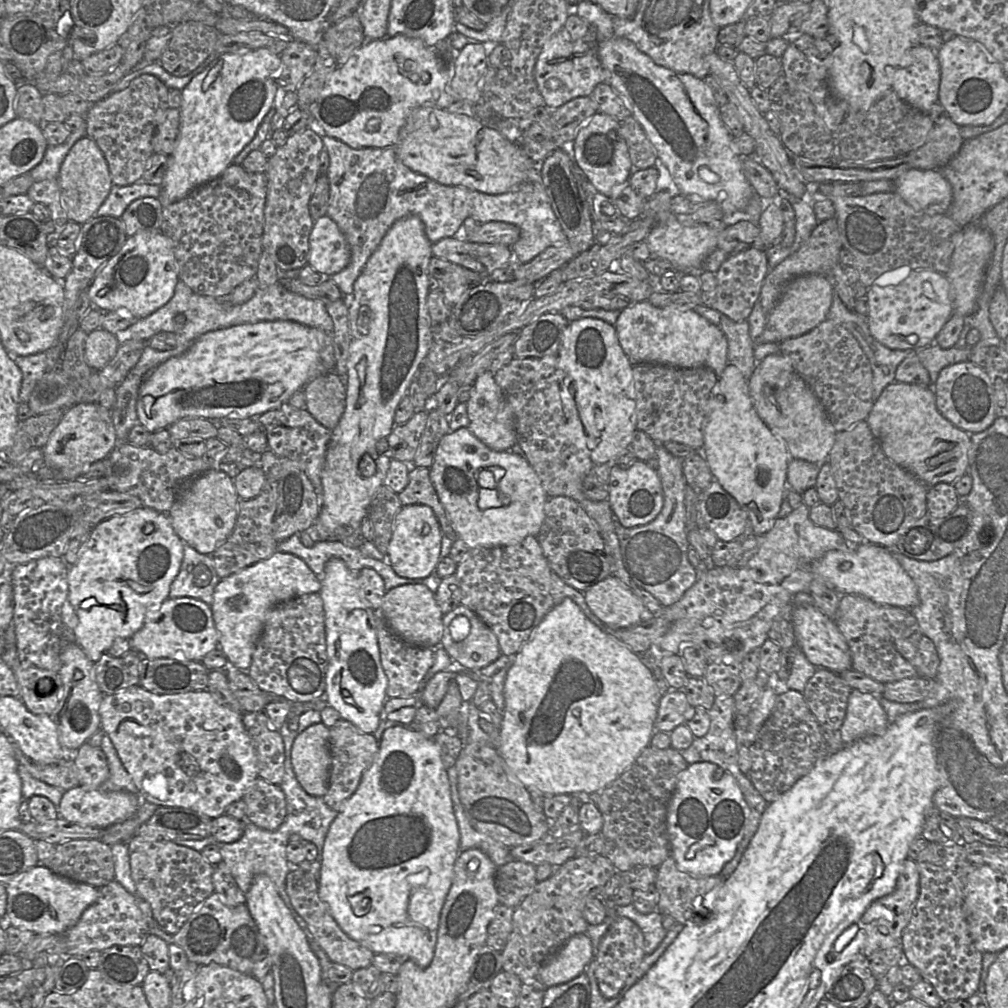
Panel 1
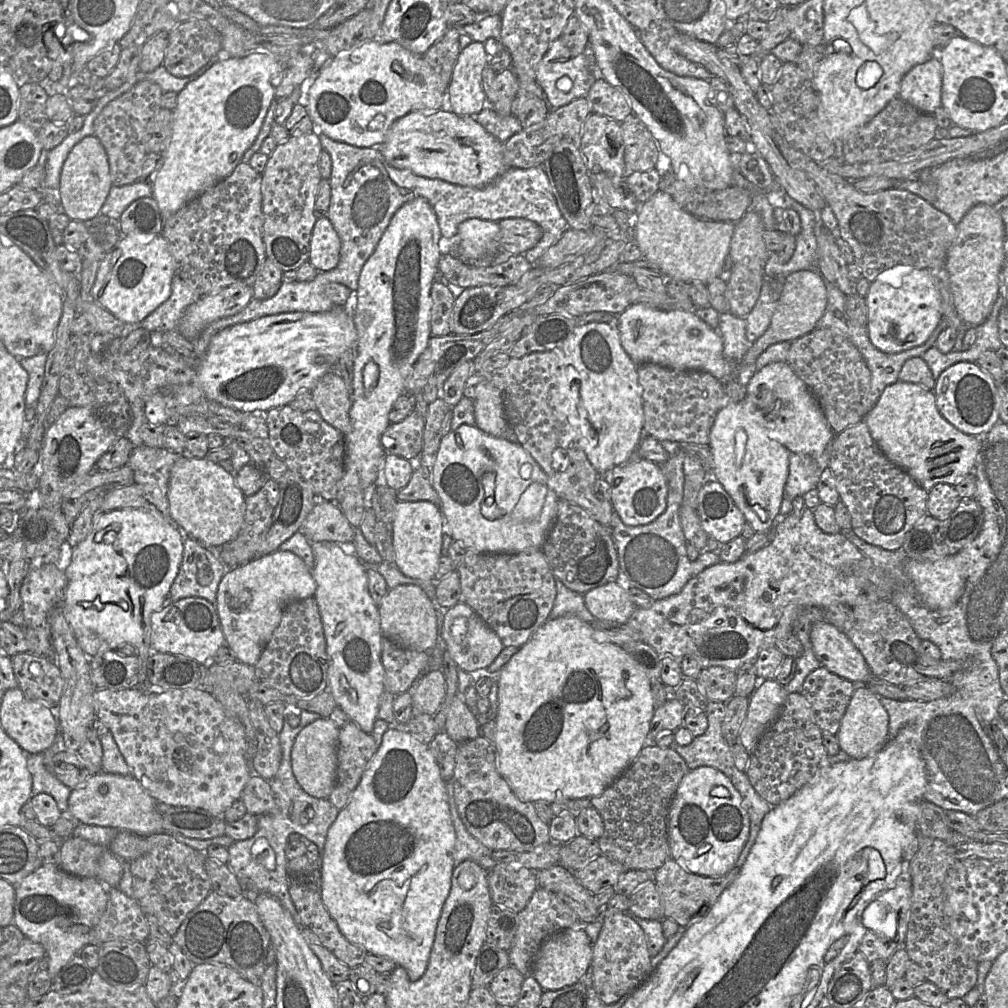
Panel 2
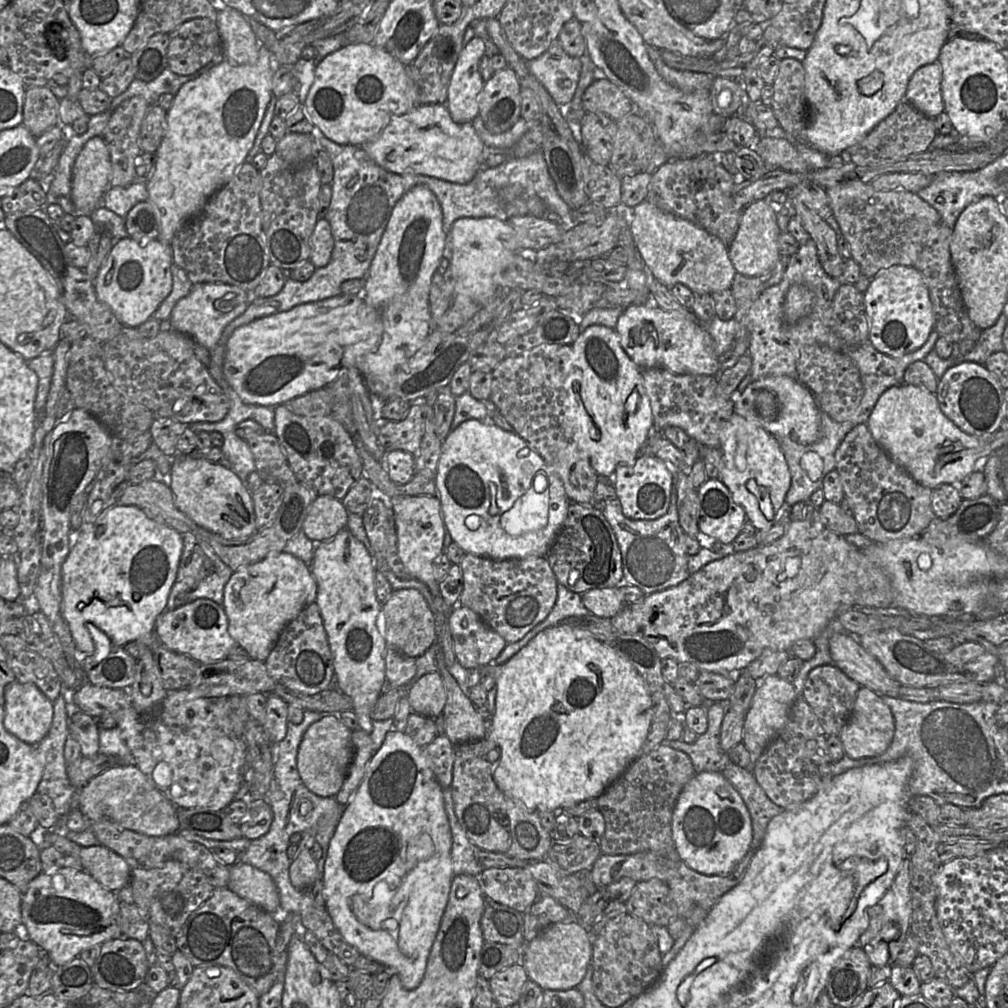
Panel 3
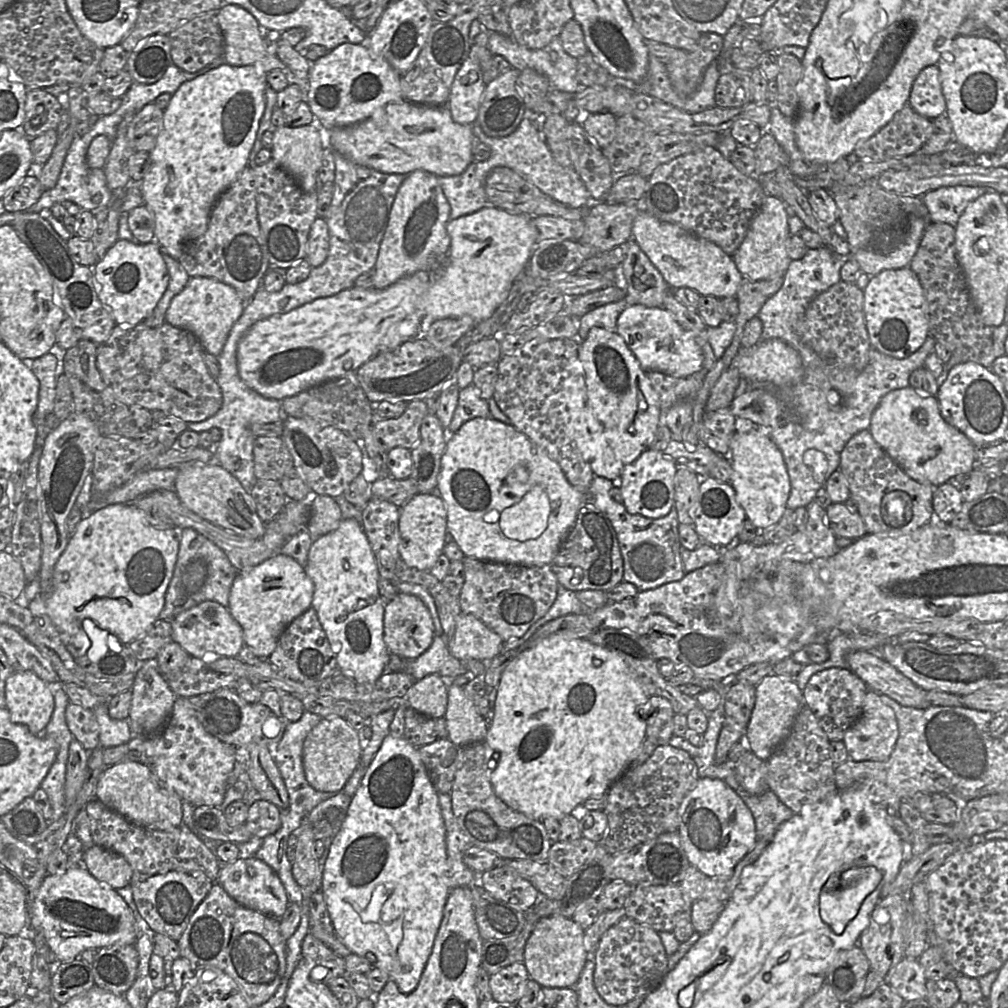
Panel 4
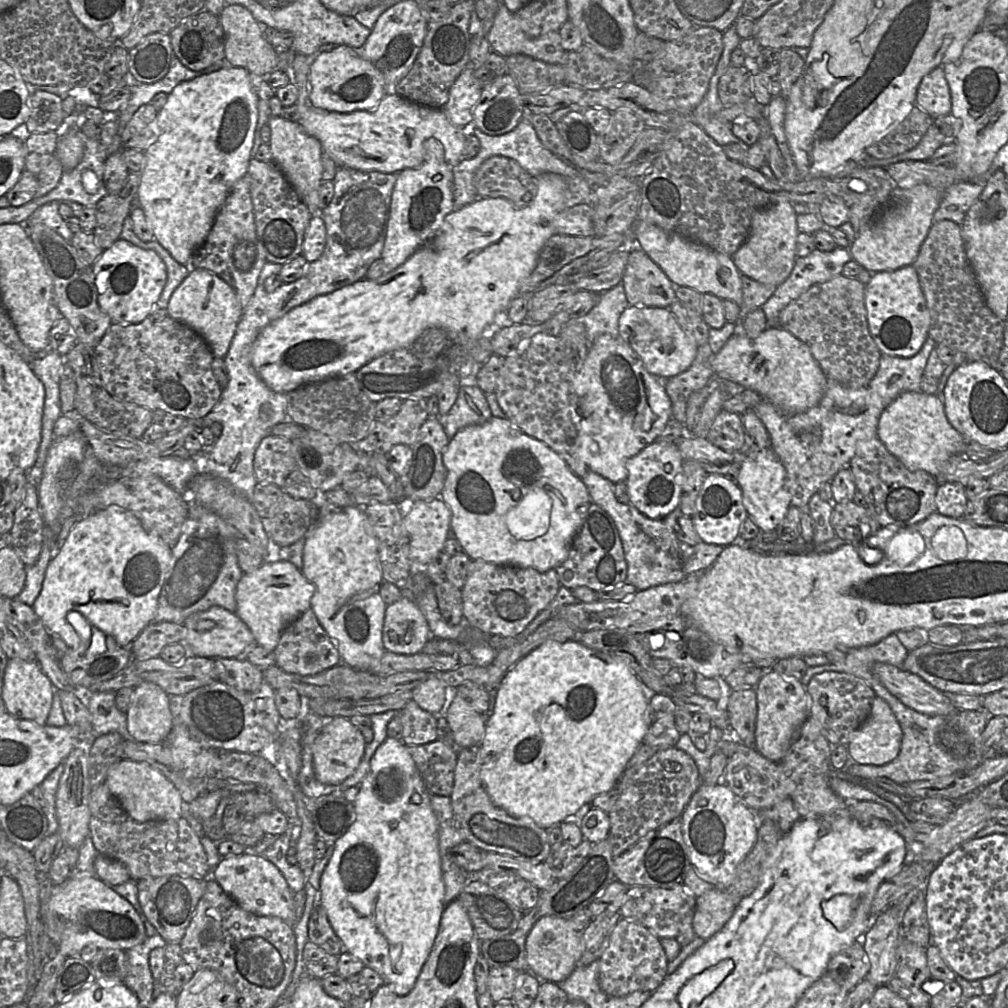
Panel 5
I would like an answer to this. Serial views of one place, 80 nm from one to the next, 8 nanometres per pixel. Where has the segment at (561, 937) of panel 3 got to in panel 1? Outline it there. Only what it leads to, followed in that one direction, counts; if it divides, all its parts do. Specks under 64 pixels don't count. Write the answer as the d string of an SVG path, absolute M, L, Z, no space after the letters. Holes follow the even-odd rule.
M587 933L570 937L540 968L538 980L545 986L569 982L585 972L594 957L594 949Z

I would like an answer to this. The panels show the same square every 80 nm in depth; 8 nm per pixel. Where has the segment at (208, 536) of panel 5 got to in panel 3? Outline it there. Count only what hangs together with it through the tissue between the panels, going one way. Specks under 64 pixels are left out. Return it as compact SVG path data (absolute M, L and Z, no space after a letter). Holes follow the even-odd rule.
M191 532L182 534L183 552L176 580L171 588L165 611L174 610L199 598L207 598L222 605L224 587L233 571L215 553L213 548L204 540Z

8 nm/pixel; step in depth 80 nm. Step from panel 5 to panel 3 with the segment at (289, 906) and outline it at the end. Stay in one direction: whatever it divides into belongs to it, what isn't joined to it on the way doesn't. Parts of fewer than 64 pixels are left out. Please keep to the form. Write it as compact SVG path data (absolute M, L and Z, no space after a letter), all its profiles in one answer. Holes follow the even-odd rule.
M237 861L230 866L227 888L266 912L274 914L282 911L272 877L249 864Z

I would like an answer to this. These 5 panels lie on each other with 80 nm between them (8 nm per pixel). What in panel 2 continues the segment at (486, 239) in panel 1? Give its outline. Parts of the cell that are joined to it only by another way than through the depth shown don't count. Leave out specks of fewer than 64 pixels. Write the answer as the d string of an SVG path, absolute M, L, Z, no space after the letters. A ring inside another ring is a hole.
M506 218L498 222L499 234L497 235L497 249L501 250L500 255L519 255L533 248L542 238L543 231L541 227L525 218Z

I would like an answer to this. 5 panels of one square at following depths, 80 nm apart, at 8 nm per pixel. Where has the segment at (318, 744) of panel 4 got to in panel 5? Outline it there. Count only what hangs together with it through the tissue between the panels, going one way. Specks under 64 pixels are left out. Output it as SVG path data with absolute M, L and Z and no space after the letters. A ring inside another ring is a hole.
M336 717L327 720L316 737L312 749L316 779L322 784L341 784L358 767L364 755L365 745L362 733L352 725L349 719Z

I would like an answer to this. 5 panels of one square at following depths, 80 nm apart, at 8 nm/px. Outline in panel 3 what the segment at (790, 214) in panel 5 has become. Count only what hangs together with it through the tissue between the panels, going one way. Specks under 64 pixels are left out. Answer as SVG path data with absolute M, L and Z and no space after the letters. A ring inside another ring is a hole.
M761 199L747 206L743 210L737 234L729 246L729 257L736 272L746 277L757 277L769 272L781 256L778 247L780 233L775 205Z

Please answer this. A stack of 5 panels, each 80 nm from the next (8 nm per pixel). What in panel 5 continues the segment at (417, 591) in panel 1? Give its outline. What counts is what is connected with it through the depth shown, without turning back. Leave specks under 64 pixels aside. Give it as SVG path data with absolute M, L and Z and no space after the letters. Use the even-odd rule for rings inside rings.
M402 597L386 607L382 641L388 652L413 655L422 652L433 635L428 622L413 601Z

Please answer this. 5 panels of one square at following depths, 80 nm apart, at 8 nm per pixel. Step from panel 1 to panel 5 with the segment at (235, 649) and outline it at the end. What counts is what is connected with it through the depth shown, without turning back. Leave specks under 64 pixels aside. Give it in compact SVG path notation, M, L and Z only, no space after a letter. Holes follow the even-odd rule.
M286 560L264 562L252 572L244 573L236 588L235 614L249 627L256 644L275 650L282 631L309 608L315 586L293 563Z

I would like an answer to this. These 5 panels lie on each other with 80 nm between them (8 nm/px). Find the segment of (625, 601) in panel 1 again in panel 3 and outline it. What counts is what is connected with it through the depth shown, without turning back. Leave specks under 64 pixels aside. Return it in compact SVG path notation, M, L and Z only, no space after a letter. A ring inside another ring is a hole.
M618 587L595 588L582 595L582 602L589 612L602 618L617 615L624 606Z

